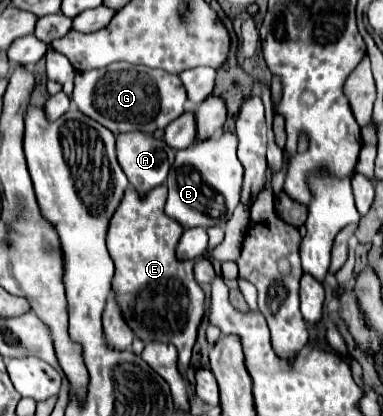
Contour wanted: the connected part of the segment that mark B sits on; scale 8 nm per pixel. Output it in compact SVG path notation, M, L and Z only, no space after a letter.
M222 133L216 139L196 141L190 149L176 153L168 175L166 215L180 221L182 227L214 227L224 225L240 203L240 185L244 179L242 163L236 157L238 139L234 133Z

